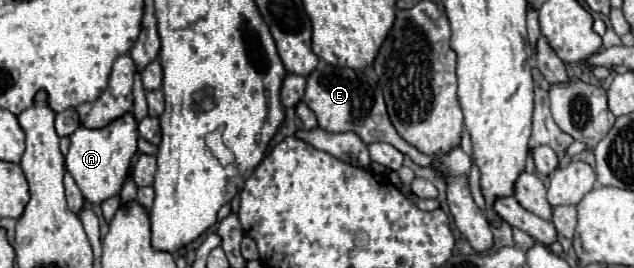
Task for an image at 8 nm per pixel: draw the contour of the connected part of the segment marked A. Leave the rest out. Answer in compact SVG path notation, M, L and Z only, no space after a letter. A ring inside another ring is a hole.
M126 114L106 128L90 130L80 126L70 136L70 150L66 154L66 170L74 176L82 196L90 204L102 204L104 200L116 196L124 184L126 170L130 164L130 158L138 152L136 148L138 140L138 124L132 114Z

